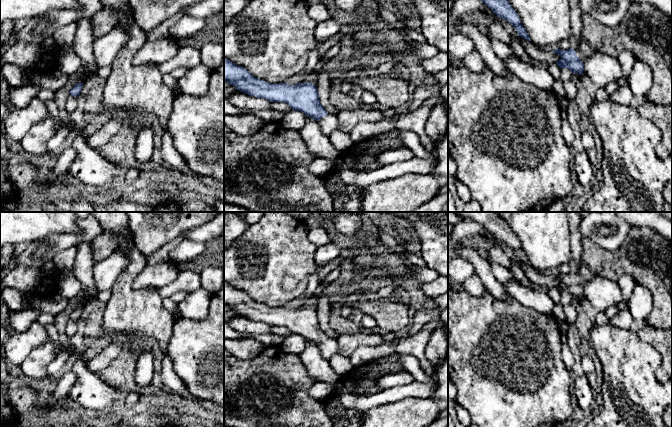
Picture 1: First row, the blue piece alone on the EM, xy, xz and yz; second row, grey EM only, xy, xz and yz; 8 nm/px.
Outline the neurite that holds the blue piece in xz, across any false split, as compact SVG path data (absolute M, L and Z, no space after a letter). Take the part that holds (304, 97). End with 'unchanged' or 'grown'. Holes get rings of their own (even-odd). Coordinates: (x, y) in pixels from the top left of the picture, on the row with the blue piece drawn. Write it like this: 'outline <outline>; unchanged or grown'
outline M224 57L224 80L240 92L270 102L285 102L292 110L303 112L316 120L322 132L330 136L339 130L337 115L328 114L320 103L317 87L311 83L270 84L254 77L247 69Z; grown

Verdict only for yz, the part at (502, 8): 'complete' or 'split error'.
complete

